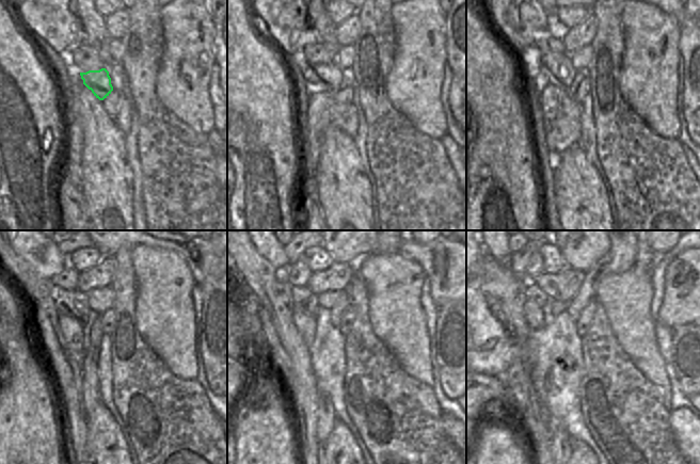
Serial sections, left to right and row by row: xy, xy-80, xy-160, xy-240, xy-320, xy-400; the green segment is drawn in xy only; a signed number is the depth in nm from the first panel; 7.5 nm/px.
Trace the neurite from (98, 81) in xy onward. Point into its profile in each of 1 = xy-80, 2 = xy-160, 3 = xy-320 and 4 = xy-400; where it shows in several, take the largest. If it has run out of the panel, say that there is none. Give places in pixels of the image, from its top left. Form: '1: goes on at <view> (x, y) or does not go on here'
1: goes on at xy-80 (330, 75)
2: goes on at xy-160 (557, 67)
3: goes on at xy-320 (303, 300)
4: goes on at xy-400 (534, 293)

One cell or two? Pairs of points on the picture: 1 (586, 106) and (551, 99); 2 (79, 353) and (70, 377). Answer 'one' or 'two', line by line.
1: two
2: two

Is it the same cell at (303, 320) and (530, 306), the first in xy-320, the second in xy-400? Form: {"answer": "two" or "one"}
{"answer": "one"}

